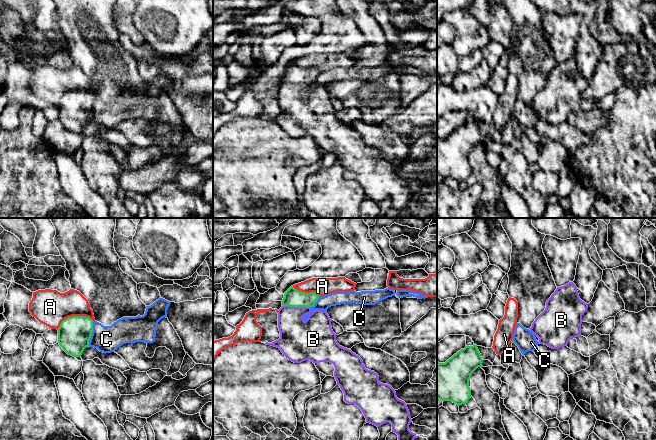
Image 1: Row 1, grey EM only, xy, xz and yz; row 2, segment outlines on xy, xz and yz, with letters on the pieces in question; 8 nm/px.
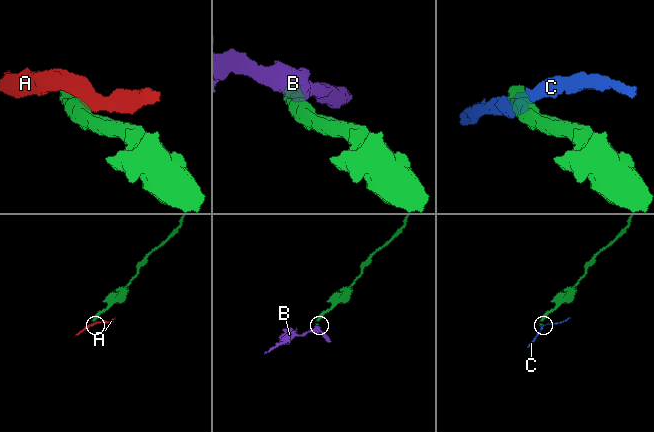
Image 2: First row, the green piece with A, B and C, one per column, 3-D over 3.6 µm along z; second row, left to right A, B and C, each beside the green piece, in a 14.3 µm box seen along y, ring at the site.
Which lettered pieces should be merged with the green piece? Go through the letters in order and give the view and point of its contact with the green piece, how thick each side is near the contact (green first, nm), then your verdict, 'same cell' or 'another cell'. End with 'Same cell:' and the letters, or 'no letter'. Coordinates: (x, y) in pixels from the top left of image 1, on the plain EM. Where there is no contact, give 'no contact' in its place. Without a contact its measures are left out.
A: meets green in xy at (68, 93); 260 nm thick on the green side, 280 nm on the other; another cell
B: meets green in xz at (296, 82); 140 nm thick on the green side, 280 nm on the other; same cell
C: meets green in xy at (91, 110); 260 nm thick on the green side, 220 nm on the other; another cell
Same cell: B

